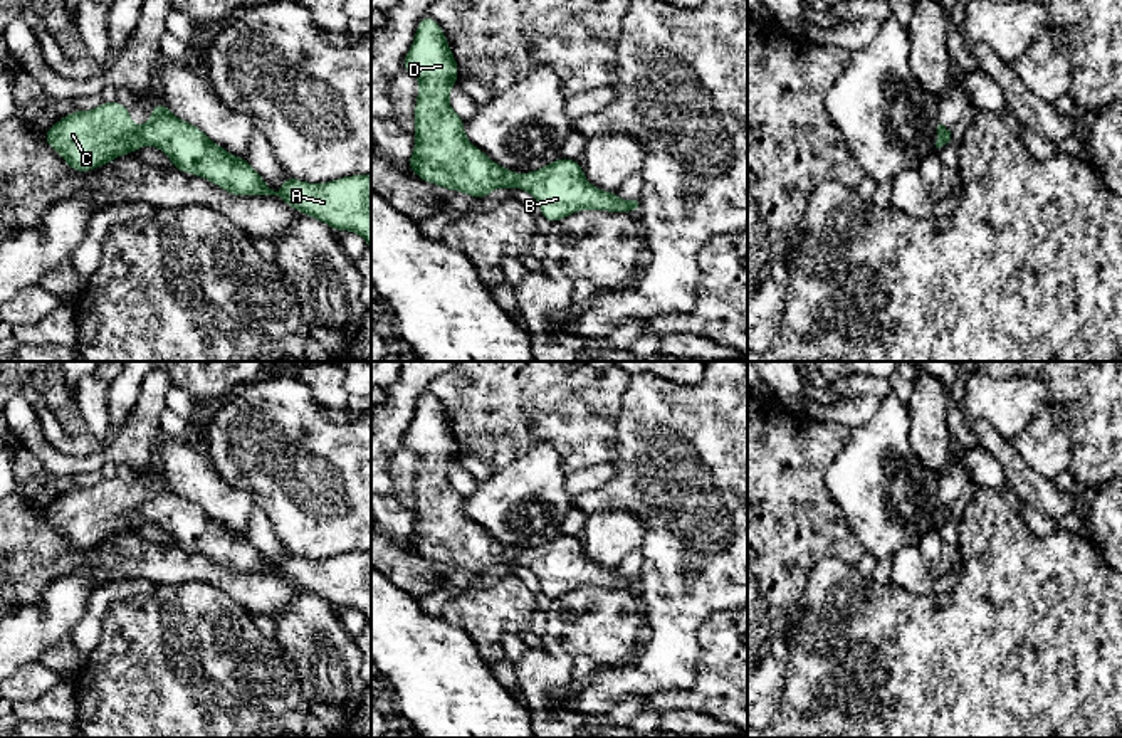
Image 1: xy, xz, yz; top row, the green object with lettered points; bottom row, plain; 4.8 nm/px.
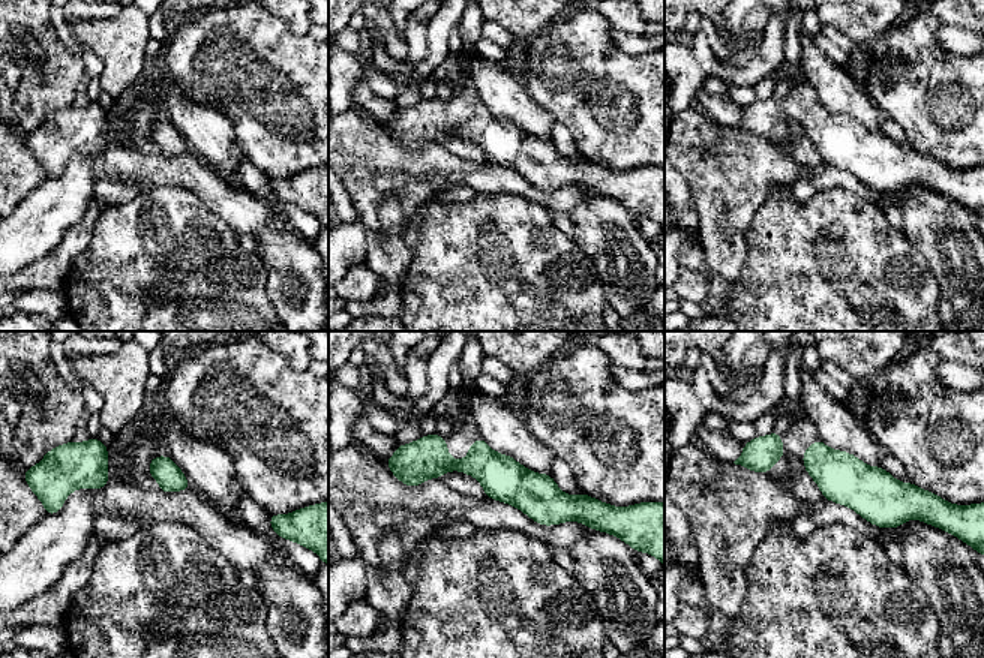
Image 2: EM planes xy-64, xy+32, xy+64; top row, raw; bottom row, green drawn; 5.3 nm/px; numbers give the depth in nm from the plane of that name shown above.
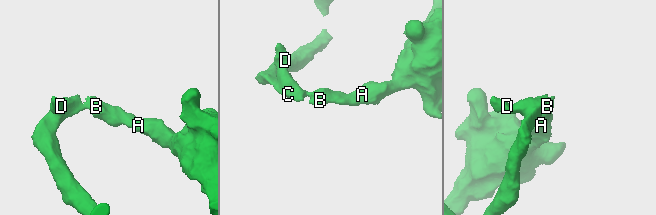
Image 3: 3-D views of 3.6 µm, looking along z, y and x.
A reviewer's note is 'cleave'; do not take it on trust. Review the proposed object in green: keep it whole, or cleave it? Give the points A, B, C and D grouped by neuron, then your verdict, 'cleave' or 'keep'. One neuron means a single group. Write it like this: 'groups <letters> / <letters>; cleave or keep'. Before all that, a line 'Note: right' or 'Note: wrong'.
Note: wrong
groups A B C D; keep

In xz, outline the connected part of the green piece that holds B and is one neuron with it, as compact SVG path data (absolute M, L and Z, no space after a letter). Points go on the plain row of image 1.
M430 392L420 397L401 445L420 459L415 479L417 519L406 540L420 556L474 575L484 575L499 563L516 563L537 577L541 593L551 600L578 587L638 585L637 577L620 577L616 568L591 561L576 536L558 535L537 548L517 551L475 525L464 509L465 498L448 481L459 442L443 405Z

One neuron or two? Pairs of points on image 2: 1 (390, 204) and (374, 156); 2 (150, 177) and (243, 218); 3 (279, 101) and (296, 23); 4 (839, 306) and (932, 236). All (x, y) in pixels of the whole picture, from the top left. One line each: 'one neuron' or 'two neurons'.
1: two neurons
2: one neuron
3: two neurons
4: two neurons

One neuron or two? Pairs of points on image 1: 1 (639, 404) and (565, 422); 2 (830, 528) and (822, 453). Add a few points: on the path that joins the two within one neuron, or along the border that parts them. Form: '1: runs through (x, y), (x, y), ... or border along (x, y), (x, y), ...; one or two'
1: border along (630, 379), (617, 422), (618, 448); two
2: runs through (813, 510), (813, 471); one

